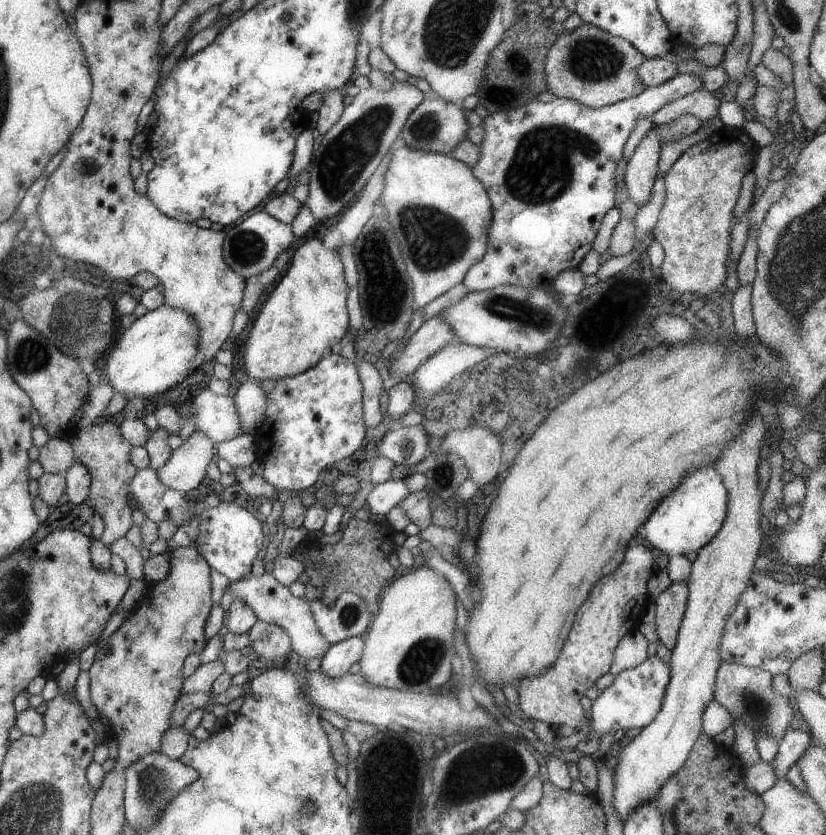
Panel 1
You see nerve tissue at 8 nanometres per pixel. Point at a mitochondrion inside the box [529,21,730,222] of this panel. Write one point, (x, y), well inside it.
(594, 59)

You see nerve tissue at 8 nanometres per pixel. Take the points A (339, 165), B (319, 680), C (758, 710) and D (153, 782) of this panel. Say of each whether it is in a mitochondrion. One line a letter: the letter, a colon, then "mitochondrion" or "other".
A: mitochondrion
B: other
C: mitochondrion
D: mitochondrion

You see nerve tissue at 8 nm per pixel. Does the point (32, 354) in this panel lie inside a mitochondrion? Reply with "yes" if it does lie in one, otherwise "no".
yes

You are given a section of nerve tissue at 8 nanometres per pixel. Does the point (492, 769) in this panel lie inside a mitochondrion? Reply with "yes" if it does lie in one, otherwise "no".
yes

